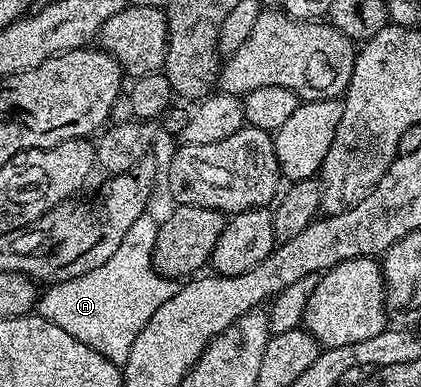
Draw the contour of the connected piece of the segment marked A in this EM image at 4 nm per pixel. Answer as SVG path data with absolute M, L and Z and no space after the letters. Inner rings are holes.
M152 214L135 218L131 230L127 230L127 238L119 242L119 248L103 266L95 266L95 270L79 278L48 285L35 305L36 315L55 322L59 330L67 330L67 334L83 342L83 346L91 346L91 350L103 354L103 358L123 366L135 338L139 338L139 330L147 326L151 314L175 295L179 287L176 279L161 275L153 266L158 225L158 217Z

